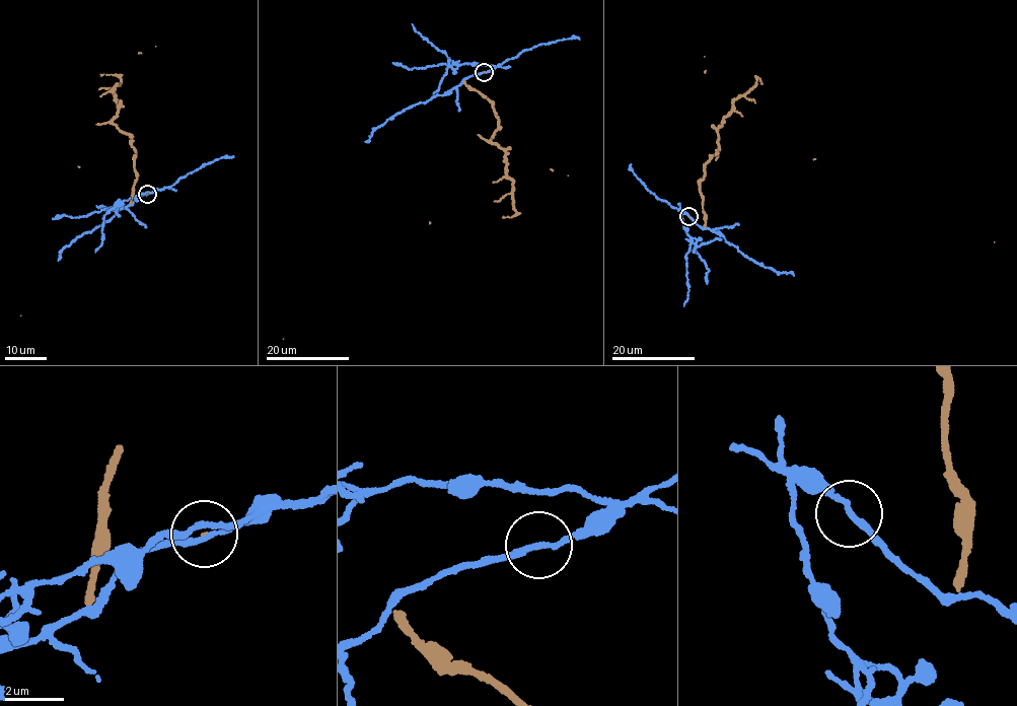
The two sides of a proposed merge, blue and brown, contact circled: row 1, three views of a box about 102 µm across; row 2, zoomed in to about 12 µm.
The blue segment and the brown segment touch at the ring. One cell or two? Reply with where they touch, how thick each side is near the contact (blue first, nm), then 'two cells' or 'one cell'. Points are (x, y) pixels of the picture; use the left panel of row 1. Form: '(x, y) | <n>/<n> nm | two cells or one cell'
(147, 194) | 180/50 nm | two cells

